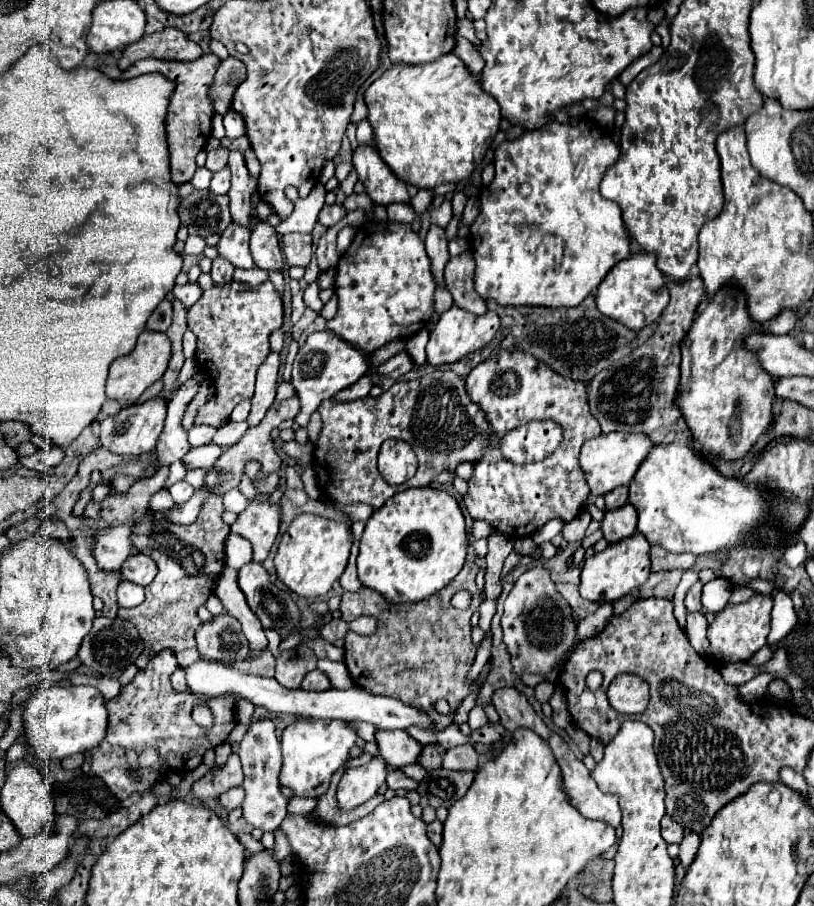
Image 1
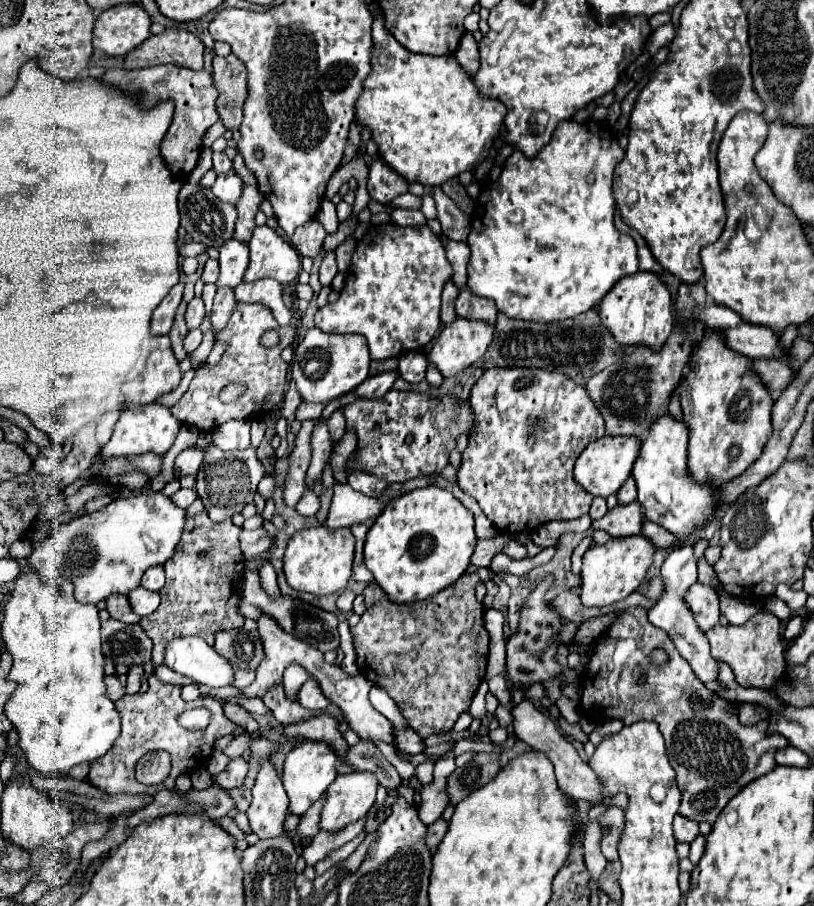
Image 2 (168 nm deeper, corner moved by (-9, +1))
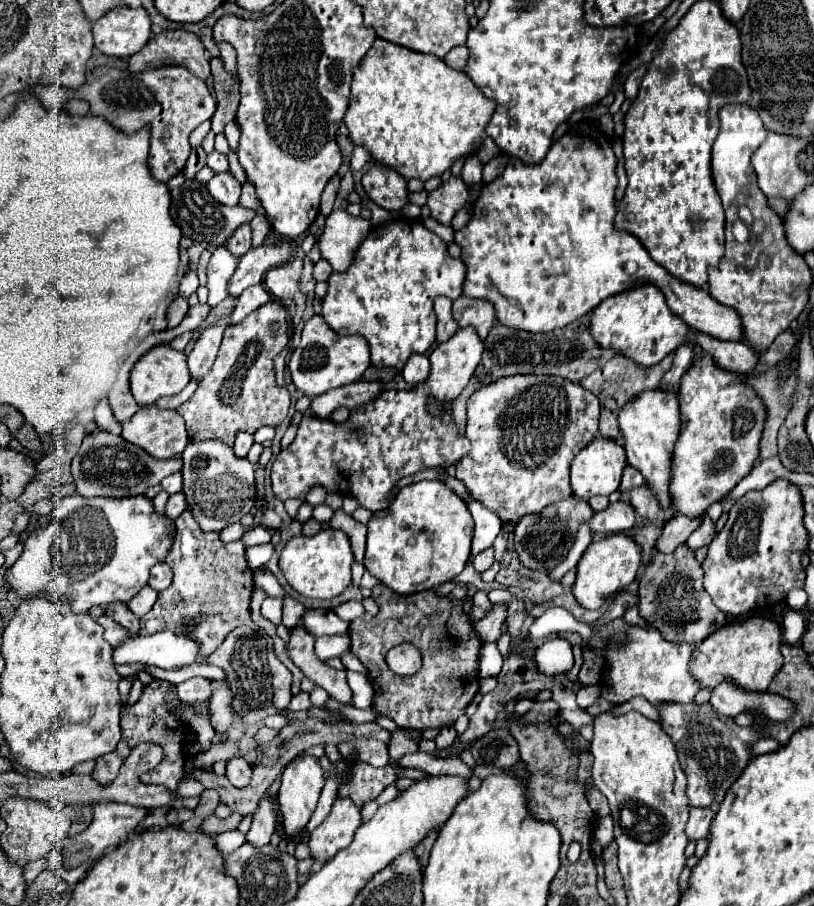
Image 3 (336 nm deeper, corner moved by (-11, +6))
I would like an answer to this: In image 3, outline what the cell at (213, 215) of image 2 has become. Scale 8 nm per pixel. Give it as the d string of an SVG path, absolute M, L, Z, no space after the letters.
M184 181L178 189L172 191L172 205L170 205L170 213L174 217L174 221L180 225L182 235L198 241L198 243L212 243L212 245L224 245L228 241L228 237L246 221L252 221L256 211L234 205L234 207L226 207L226 205L218 205L218 201L214 201L214 197L210 197L210 191L206 189L206 185L194 181Z

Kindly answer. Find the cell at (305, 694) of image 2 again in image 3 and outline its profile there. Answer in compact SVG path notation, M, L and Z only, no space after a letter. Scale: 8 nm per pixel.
M298 693L296 697L292 697L292 701L290 701L290 705L288 705L288 709L290 711L306 711L310 707L310 693Z

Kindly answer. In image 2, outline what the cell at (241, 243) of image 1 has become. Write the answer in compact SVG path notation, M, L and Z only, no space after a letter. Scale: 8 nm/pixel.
M228 240L220 248L220 276L216 280L216 288L236 288L242 282L244 270L248 268L248 246L236 240Z

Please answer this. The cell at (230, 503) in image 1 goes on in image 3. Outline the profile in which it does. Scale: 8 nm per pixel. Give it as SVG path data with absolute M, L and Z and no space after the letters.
M238 521L238 523L232 523L232 525L228 525L226 529L222 529L220 539L222 539L224 543L228 543L228 541L236 541L236 539L240 539L244 533L246 533L246 527Z

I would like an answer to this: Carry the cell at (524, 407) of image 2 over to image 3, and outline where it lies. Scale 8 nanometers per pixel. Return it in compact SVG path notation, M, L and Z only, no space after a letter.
M500 377L498 381L476 389L468 399L466 439L472 443L472 449L456 463L456 479L468 487L476 501L480 501L506 523L516 523L530 513L540 513L546 505L574 495L570 489L570 463L578 451L596 437L598 419L598 397L582 389L582 385L566 381L564 377Z

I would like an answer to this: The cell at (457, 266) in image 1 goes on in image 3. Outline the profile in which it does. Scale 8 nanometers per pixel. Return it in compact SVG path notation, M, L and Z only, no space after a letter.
M464 295L454 301L452 315L454 315L454 319L458 321L460 327L468 327L468 325L476 327L476 331L482 339L486 339L488 331L492 329L494 321L496 321L494 305L490 305L490 301L468 299Z

